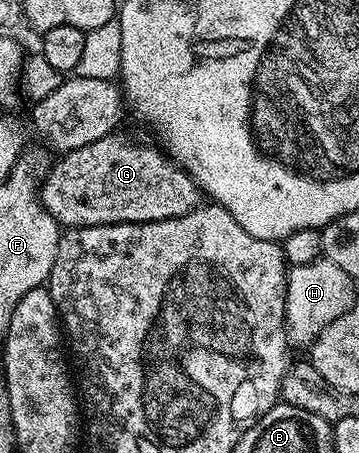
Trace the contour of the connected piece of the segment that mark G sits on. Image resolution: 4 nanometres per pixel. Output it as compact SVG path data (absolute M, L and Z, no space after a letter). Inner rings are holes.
M114 131L87 147L60 154L41 184L42 207L61 227L70 229L162 221L187 215L202 204L203 194L192 175L180 168L168 152L158 149Z

